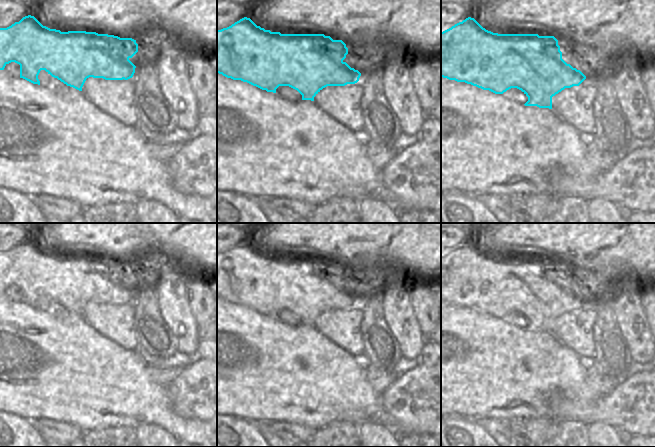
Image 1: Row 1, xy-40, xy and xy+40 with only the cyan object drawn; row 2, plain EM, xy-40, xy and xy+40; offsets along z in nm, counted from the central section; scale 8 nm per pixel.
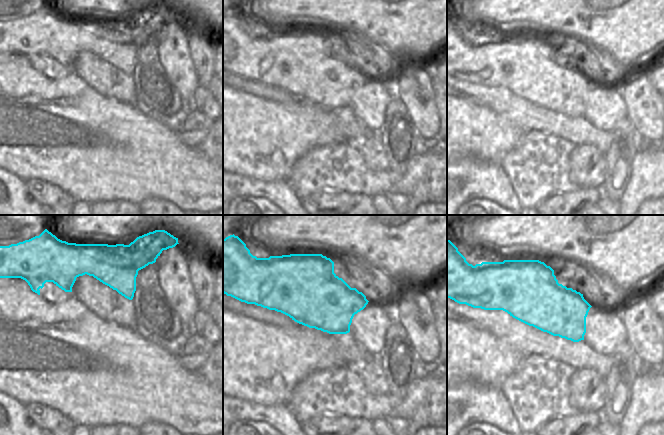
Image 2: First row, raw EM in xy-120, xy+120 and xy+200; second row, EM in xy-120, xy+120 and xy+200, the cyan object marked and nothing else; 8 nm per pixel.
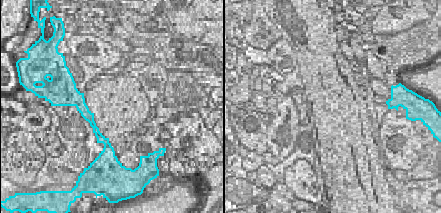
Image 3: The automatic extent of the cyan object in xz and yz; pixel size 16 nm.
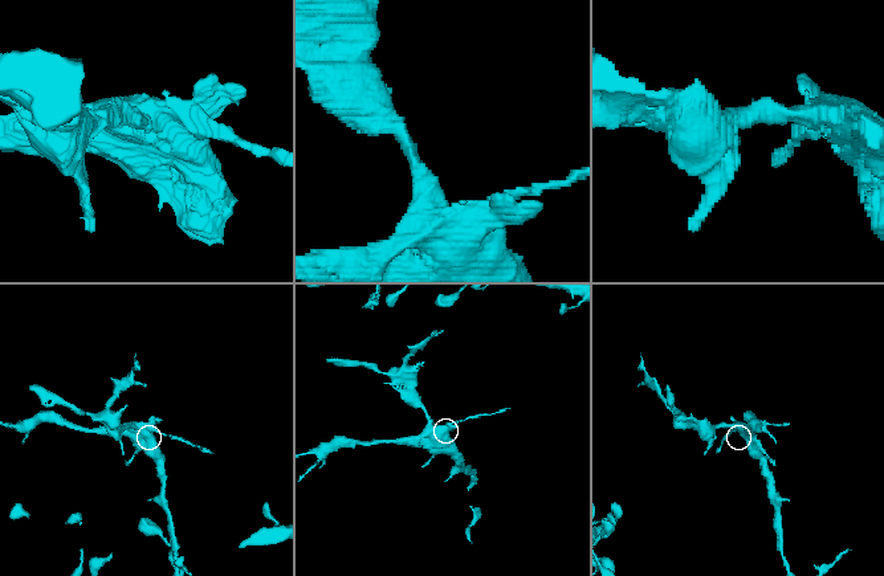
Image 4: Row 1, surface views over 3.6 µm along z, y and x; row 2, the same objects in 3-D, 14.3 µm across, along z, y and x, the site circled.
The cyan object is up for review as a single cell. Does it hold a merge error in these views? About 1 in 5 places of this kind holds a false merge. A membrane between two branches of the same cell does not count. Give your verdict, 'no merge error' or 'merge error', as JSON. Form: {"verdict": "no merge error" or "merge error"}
{"verdict": "merge error"}

